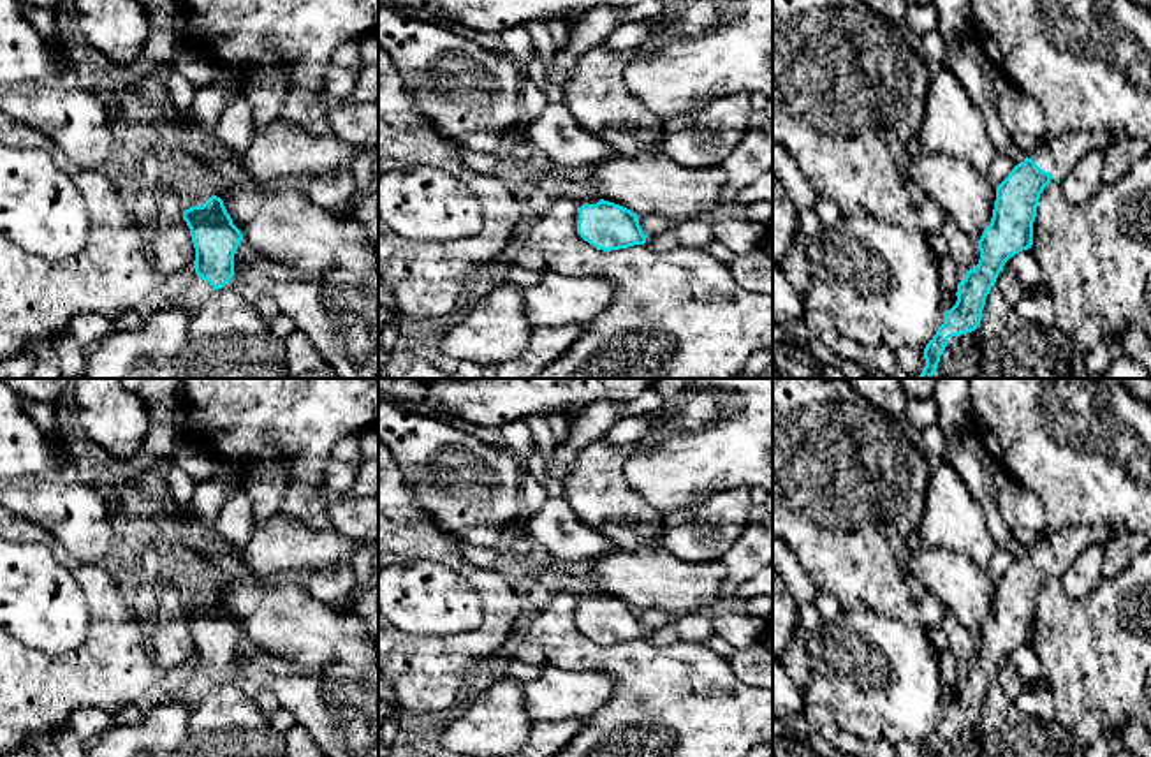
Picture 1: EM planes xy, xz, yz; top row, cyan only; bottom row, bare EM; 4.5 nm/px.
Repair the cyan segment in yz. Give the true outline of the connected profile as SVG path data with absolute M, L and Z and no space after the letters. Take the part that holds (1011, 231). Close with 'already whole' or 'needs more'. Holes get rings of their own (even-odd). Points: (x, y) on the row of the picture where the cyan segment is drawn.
M1077 130L1044 139L998 185L991 224L977 241L979 264L957 283L957 301L943 312L945 320L926 345L926 366L915 378L933 378L949 340L979 327L986 298L1005 262L1033 245L1033 222L1044 188L1059 183L1089 148L1105 150L1111 141L1109 130Z; needs more

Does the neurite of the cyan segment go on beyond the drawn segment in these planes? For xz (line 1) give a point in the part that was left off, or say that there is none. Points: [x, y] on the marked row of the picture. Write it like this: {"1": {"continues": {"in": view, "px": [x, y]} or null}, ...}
{"1": {"continues": null}}

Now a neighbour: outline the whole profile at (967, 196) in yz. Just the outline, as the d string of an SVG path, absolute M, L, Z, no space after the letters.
M919 137L906 141L910 153L908 178L931 197L956 225L979 241L991 224L996 188L971 164L936 155Z

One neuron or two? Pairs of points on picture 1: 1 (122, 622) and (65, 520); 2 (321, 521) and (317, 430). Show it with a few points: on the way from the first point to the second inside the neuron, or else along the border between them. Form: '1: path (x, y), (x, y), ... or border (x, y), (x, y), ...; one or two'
1: border (55, 537), (73, 557), (97, 565); two
2: path (308, 499), (308, 453); one

